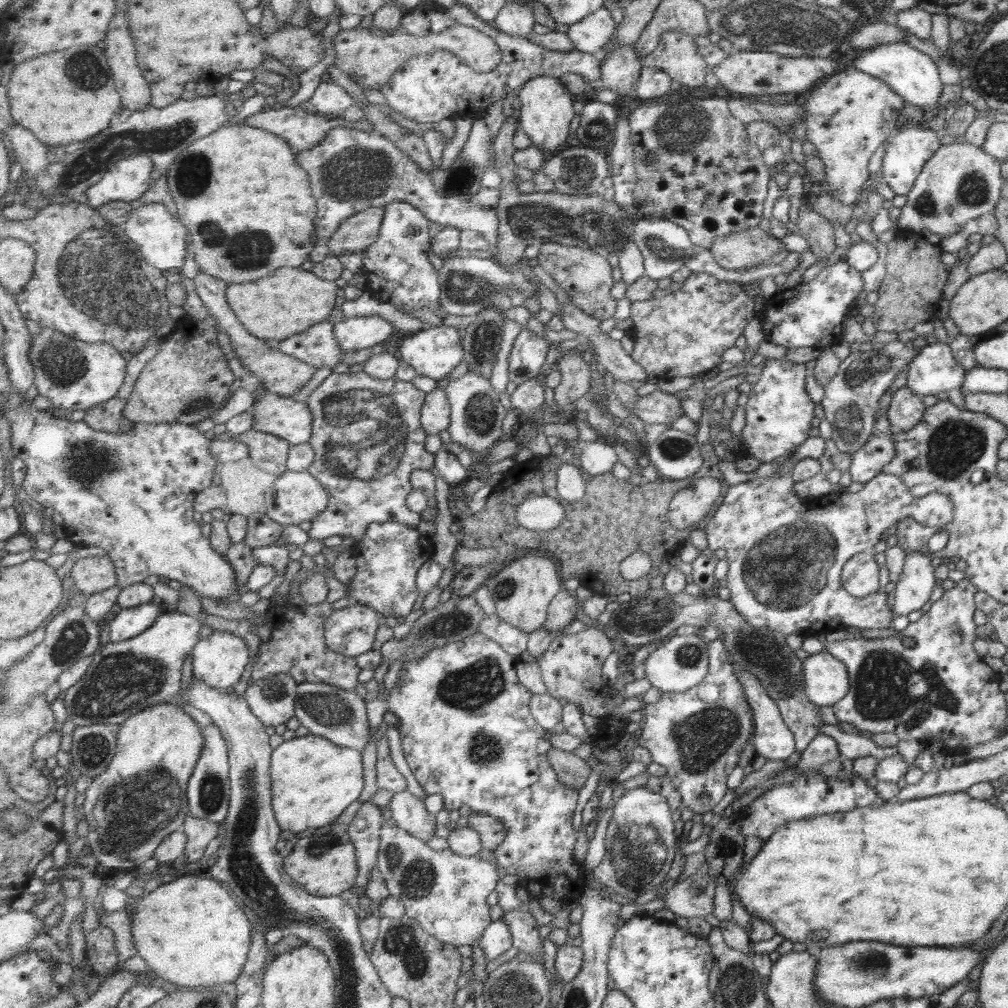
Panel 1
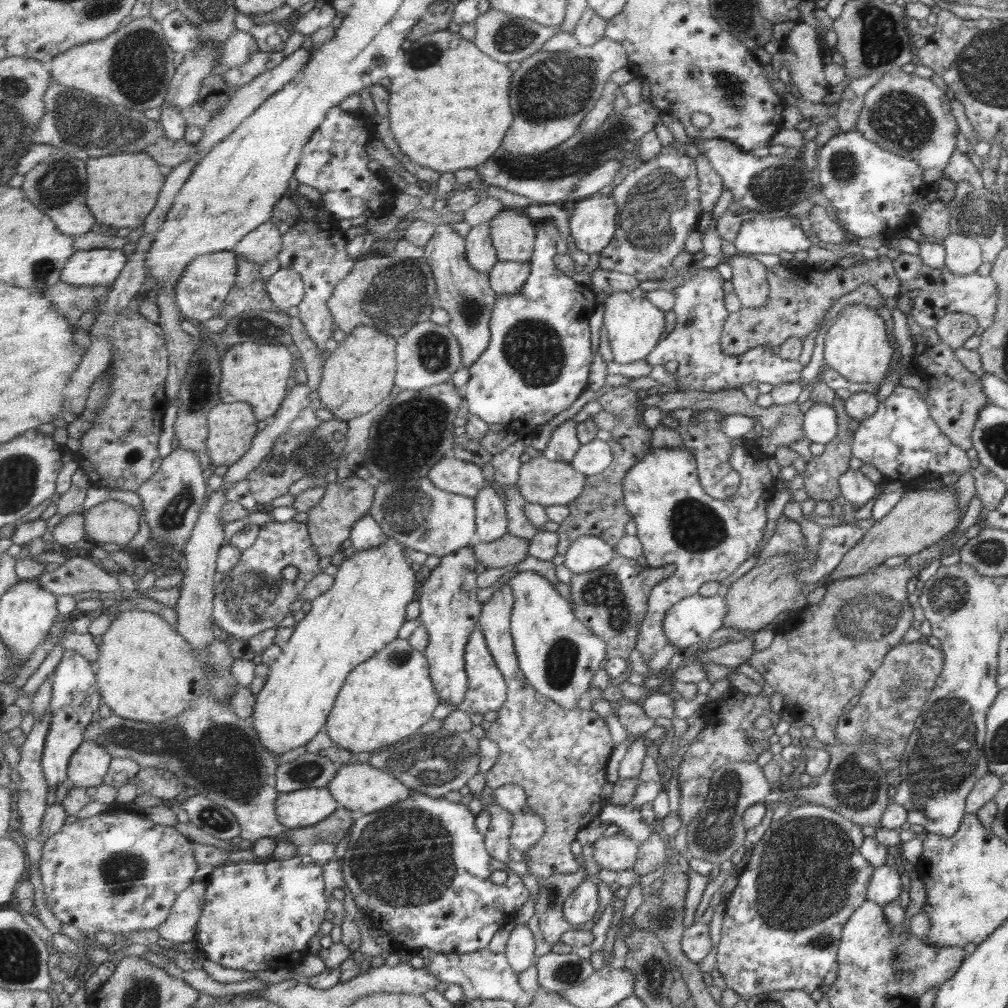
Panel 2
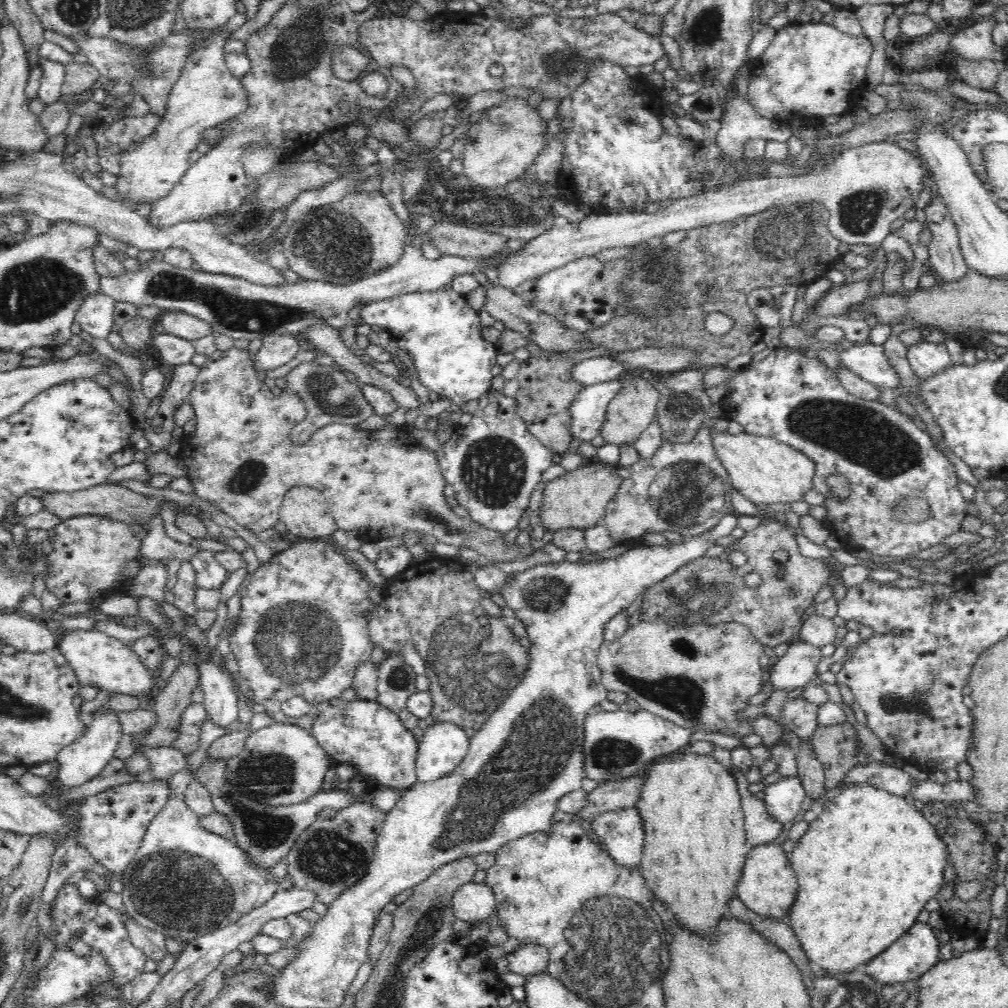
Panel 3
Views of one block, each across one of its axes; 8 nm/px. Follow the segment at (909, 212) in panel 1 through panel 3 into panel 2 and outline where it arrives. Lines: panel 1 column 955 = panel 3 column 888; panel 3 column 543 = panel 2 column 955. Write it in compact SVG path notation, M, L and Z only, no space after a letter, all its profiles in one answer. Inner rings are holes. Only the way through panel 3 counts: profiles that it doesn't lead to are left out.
M949 233L942 240L941 246L945 251L943 264L953 275L974 274L982 263L980 246L967 236Z

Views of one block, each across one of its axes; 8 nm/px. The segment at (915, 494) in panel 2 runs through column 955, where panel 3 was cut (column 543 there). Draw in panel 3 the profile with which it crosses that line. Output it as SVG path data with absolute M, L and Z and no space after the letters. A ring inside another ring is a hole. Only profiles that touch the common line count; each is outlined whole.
M599 461L597 464L581 464L574 470L566 471L554 480L546 482L543 492L543 506L541 507L540 513L543 526L555 531L570 527L586 530L594 526L596 523L600 522L601 518L604 516L605 508L618 492L622 481L623 478L618 473L617 465Z

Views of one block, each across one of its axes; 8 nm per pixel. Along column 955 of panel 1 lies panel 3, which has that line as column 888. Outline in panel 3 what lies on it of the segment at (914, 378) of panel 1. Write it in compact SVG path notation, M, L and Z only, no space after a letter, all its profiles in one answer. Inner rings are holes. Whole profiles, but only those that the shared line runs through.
M864 342L855 344L839 353L841 366L879 389L898 387L899 376L886 360L881 345Z

